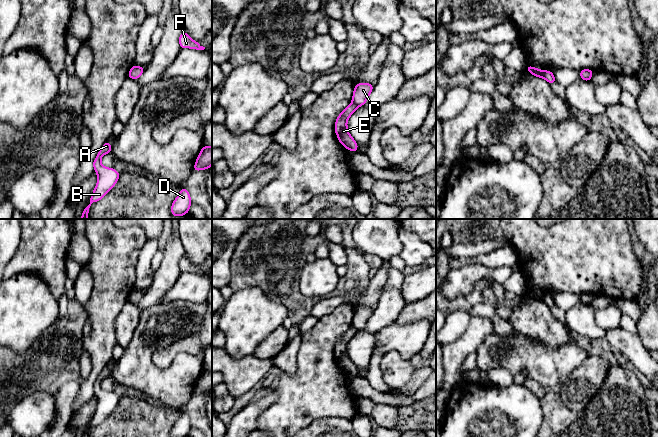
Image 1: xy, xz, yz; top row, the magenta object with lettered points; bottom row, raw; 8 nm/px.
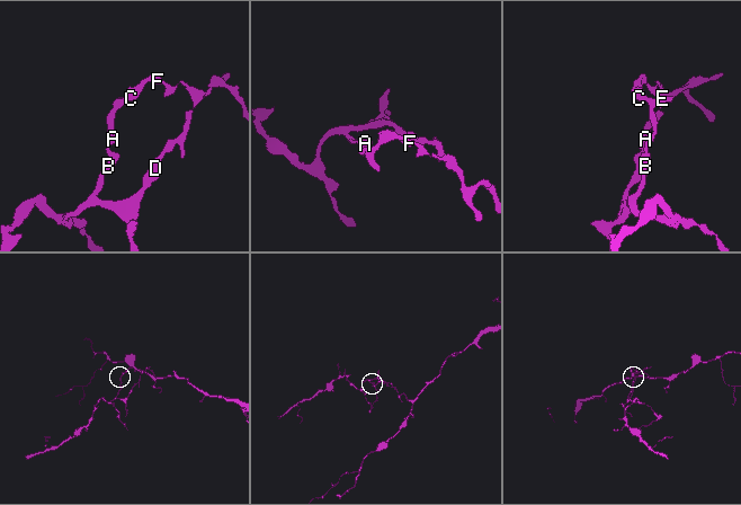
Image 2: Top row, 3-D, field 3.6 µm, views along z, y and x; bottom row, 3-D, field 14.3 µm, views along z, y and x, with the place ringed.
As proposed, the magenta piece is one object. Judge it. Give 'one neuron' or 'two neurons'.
two neurons

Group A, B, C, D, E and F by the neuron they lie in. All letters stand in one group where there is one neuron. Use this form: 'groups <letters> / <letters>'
groups A B D E / C F

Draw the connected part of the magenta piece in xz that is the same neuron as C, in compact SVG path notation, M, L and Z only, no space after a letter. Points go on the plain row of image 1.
M370 307L355 308L352 326L357 331L363 330L366 327L370 317L373 313L374 313L374 309L372 309Z

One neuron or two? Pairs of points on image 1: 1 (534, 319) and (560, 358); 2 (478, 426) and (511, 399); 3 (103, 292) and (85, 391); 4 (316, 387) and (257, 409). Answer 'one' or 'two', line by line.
1: two
2: one
3: one
4: two

